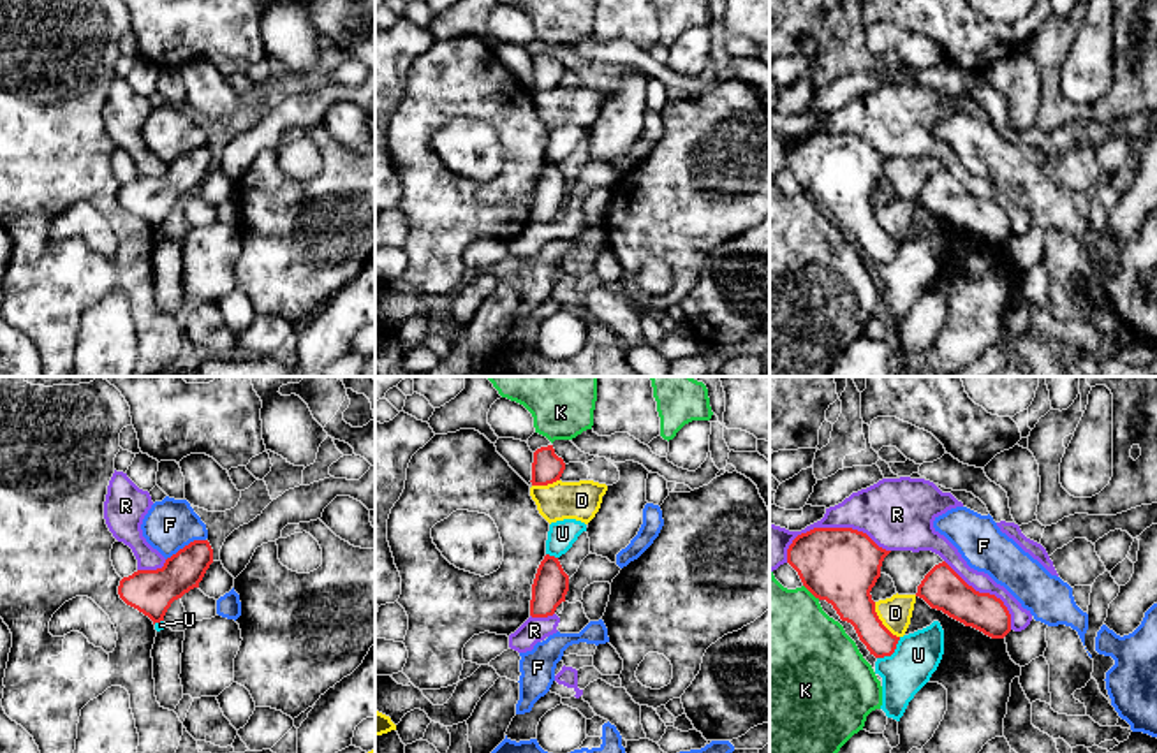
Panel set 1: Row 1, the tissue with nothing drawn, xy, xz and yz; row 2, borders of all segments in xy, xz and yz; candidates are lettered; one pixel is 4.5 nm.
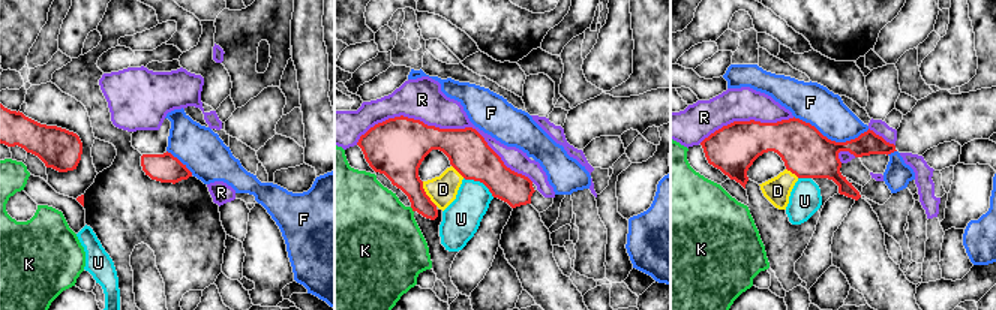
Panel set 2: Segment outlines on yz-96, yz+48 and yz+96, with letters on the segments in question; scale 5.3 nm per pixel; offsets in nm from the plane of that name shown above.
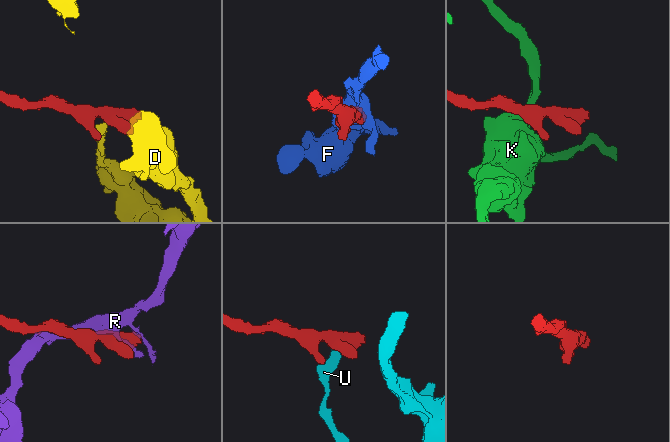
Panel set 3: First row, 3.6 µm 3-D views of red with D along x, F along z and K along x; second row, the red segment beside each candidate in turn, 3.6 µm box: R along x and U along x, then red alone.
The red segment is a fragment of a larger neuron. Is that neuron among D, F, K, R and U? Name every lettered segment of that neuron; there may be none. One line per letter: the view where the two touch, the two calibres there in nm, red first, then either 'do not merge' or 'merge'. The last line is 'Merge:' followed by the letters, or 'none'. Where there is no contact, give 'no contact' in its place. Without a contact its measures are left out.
D: meets red in yz; 260 nm thick on the red side, 150 nm on the other; do not merge
F: meets red in xy; 190 nm thick on the red side, 240 nm on the other; do not merge
K: meets red in yz; 360 nm thick on the red side, 460 nm on the other; do not merge
R: meets red in yz; 360 nm thick on the red side, 260 nm on the other; do not merge
U: meets red in yz; 140 nm thick on the red side, 200 nm on the other; merge
Merge: U

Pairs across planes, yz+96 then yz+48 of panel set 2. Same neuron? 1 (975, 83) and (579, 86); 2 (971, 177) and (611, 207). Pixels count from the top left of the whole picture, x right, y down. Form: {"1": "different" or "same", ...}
{"1": "same", "2": "different"}

